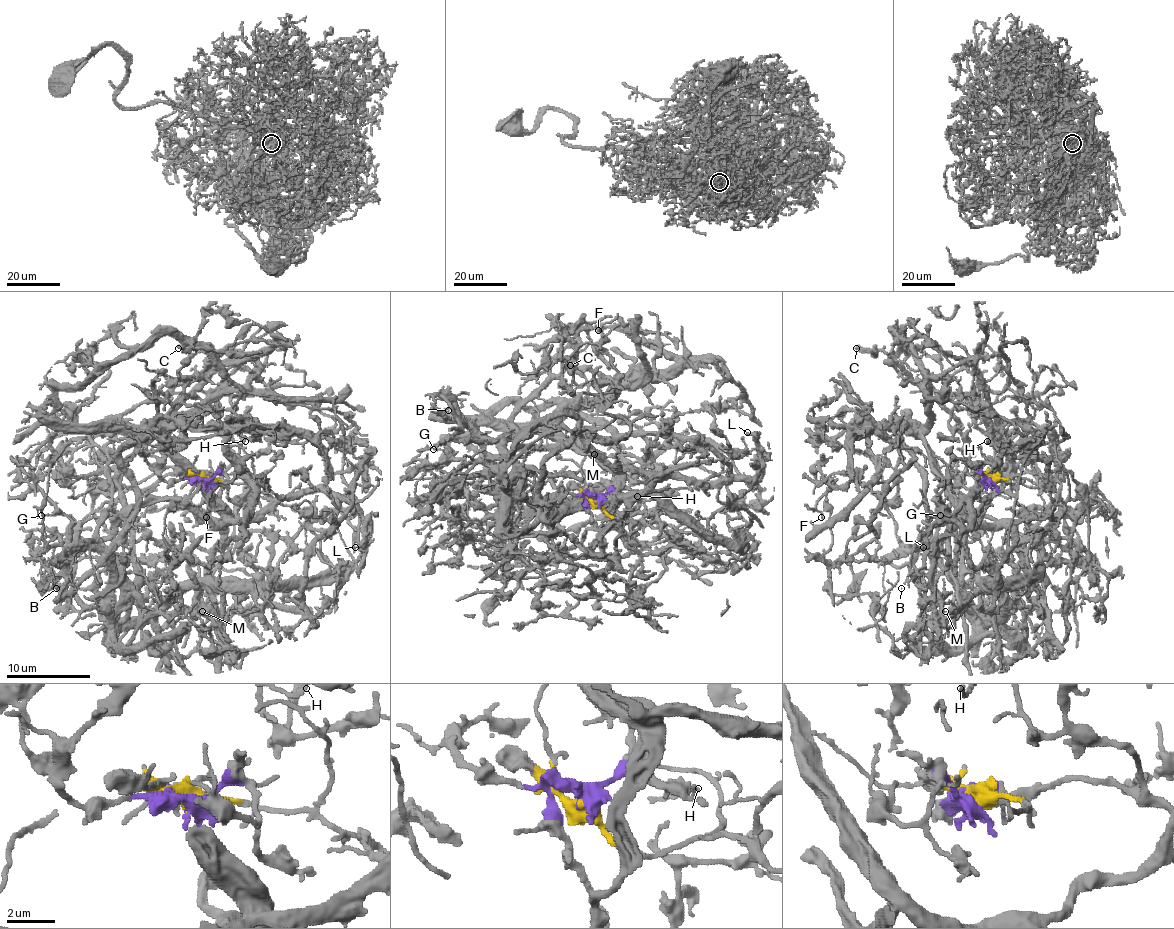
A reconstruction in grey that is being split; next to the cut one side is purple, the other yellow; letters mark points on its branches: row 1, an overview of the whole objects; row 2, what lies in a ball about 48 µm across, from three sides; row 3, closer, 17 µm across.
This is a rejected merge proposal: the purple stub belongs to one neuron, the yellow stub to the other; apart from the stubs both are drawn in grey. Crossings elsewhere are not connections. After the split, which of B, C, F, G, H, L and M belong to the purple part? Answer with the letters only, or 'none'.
C, F, H, L, M

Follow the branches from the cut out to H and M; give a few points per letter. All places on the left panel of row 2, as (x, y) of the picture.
H: (205, 482), (195, 476), (209, 472), (220, 478), (237, 461), (226, 429), (235, 440), (245, 440)
M: (205, 482), (195, 476), (218, 482), (209, 507), (224, 518), (188, 554), (191, 575), (237, 655), (201, 611)

